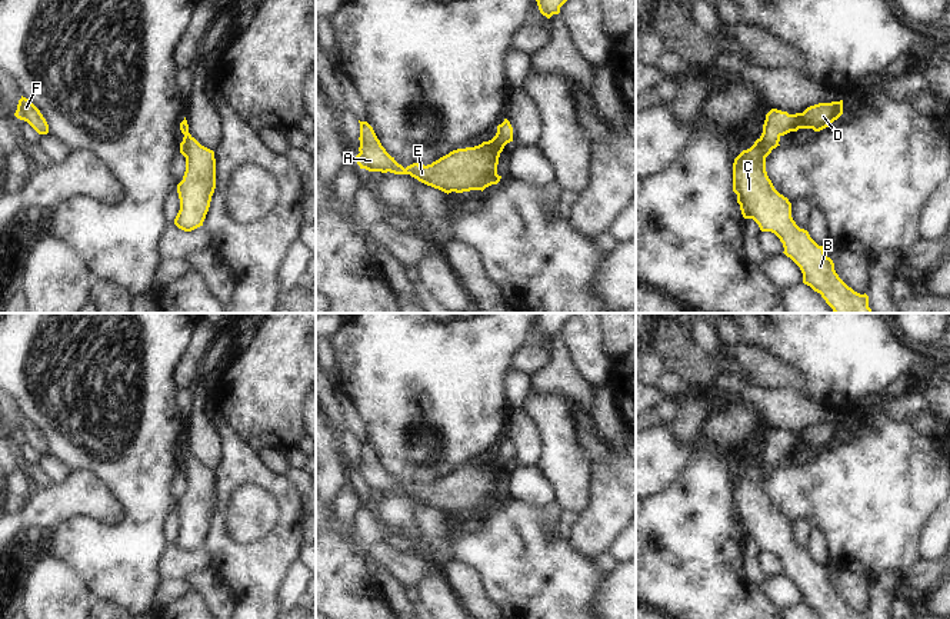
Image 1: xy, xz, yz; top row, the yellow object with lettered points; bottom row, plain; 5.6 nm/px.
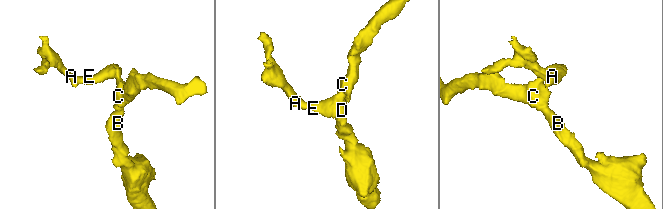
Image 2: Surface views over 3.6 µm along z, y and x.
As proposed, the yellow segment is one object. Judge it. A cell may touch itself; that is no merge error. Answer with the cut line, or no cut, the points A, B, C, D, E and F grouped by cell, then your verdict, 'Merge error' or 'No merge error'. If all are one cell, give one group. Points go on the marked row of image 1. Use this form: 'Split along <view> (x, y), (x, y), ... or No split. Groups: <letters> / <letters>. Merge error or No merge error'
No split. Groups: A B C D E F. No merge error.

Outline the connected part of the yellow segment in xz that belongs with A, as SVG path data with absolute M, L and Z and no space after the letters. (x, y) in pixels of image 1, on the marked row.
M507 119L497 126L496 136L474 147L457 149L440 157L431 164L413 163L406 169L391 157L377 139L367 122L360 122L360 147L356 162L360 169L369 172L410 174L419 182L439 189L444 193L463 193L484 190L497 184L501 176L497 174L500 153L504 146L513 142L513 127Z

